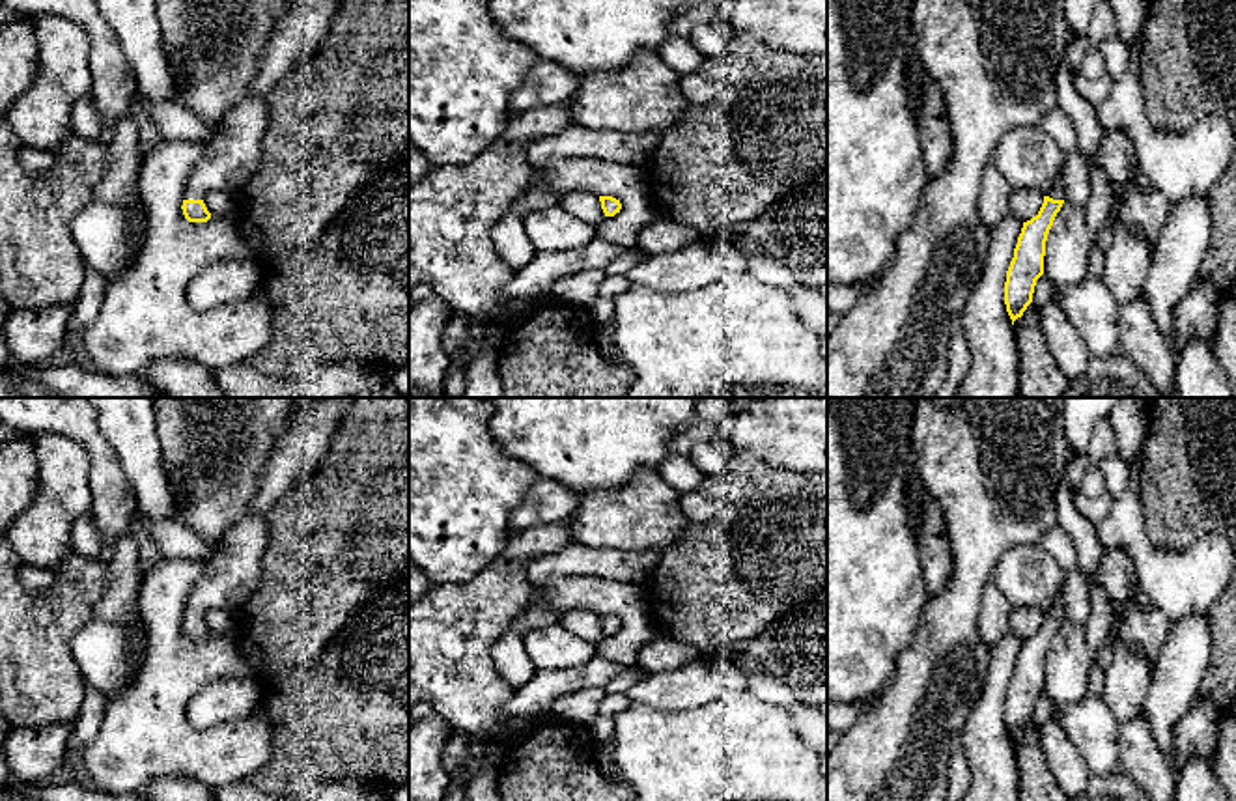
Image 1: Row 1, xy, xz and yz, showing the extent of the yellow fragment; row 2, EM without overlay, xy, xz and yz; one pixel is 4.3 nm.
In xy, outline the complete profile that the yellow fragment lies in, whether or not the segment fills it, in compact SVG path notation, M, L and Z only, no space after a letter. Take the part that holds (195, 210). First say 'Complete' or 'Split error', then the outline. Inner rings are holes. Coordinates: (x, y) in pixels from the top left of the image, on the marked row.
Split error. M269 93L245 97L215 127L213 142L194 166L185 187L183 215L189 222L207 222L204 204L209 190L239 194L261 161L261 138L269 123Z

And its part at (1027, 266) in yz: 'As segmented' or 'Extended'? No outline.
Extended

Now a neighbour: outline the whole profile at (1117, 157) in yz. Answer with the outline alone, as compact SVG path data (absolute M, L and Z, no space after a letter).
M1107 131L1098 155L1098 166L1115 181L1128 183L1139 172L1135 148L1122 131Z

